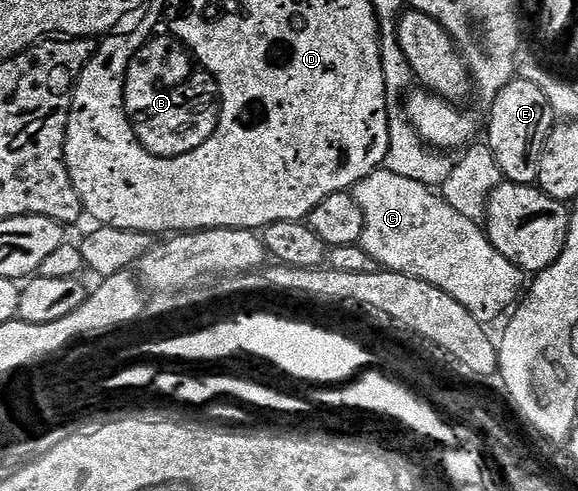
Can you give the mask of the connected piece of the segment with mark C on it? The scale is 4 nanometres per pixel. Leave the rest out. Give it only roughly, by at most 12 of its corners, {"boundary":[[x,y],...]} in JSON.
{"boundary":[[382,167],[359,244],[482,323],[527,281],[478,222]]}

